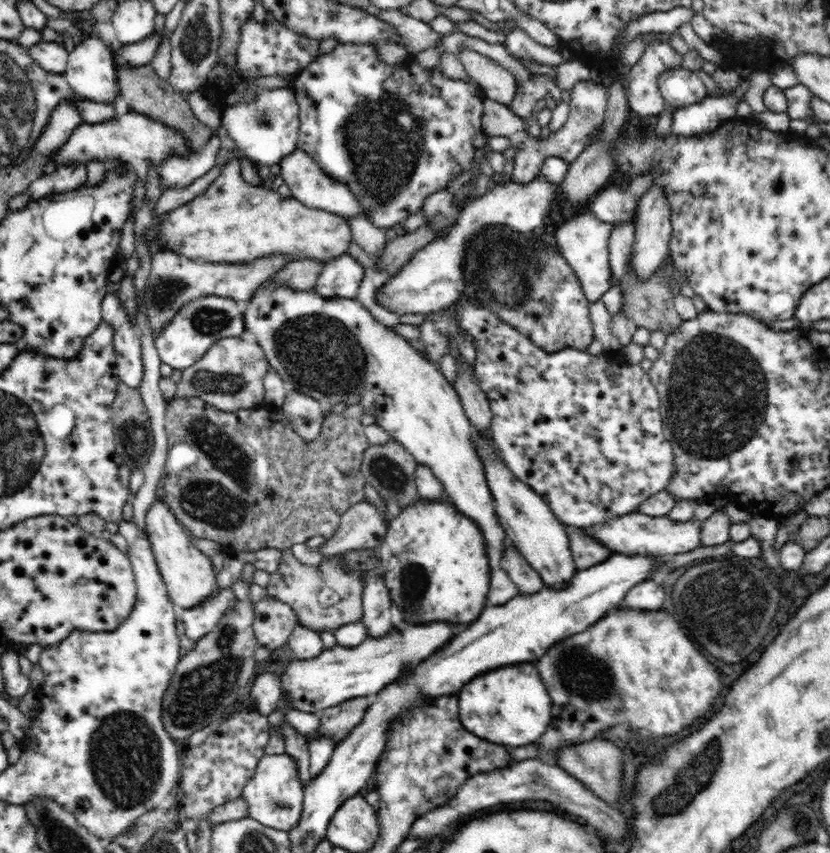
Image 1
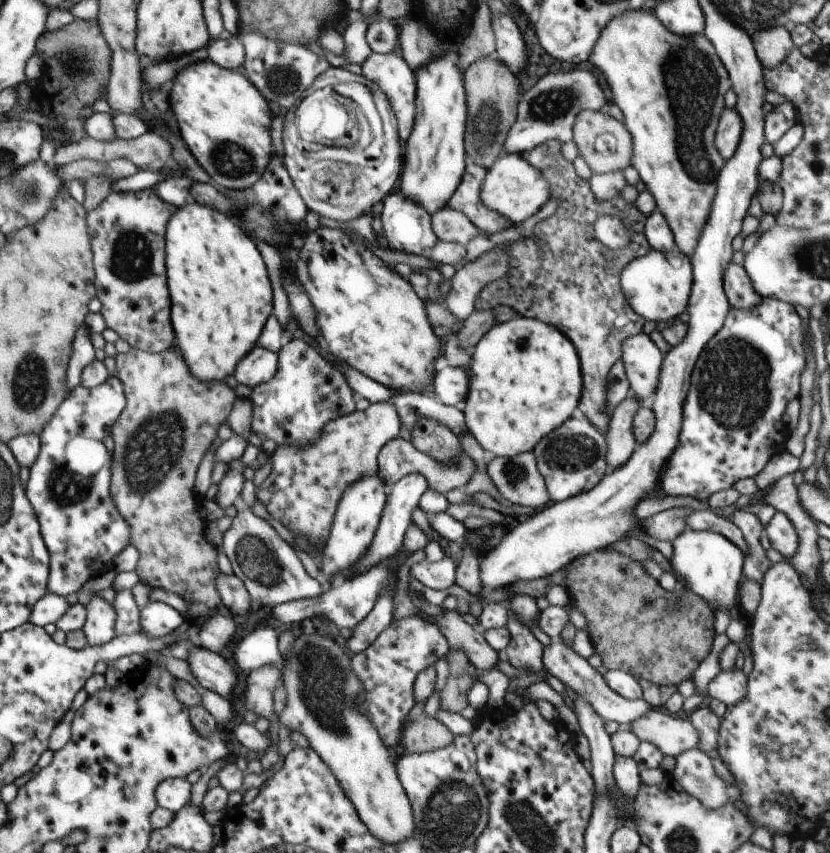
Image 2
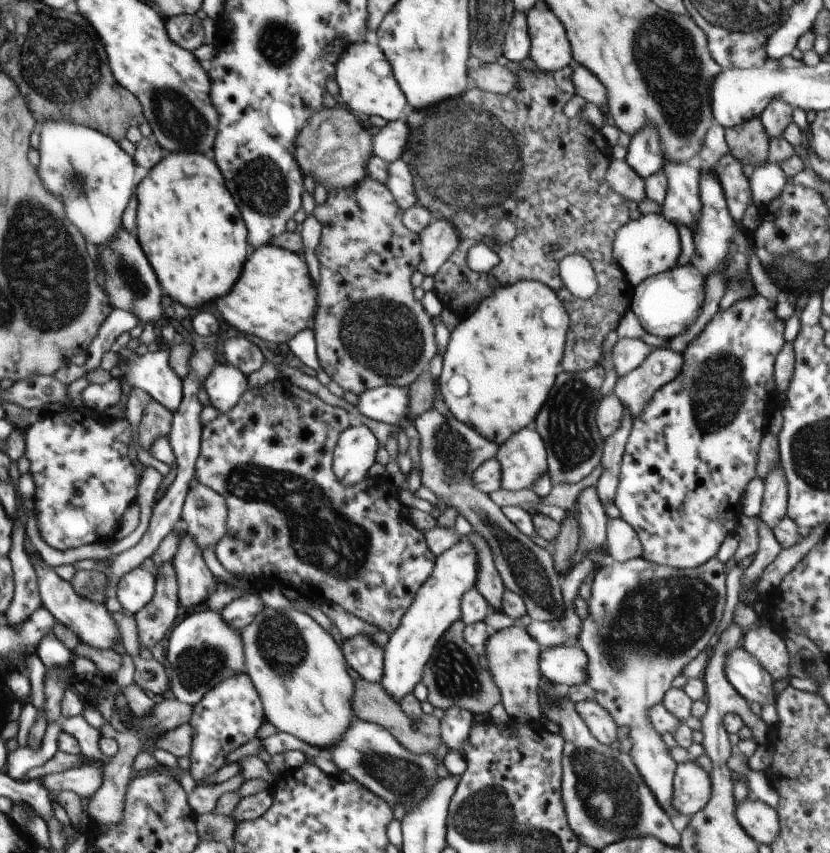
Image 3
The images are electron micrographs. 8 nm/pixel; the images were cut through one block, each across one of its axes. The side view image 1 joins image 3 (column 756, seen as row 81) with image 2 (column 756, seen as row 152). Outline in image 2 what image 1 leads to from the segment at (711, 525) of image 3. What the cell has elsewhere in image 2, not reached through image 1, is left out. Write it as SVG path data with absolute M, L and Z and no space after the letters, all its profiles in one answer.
M770 297L762 299L762 302L750 311L739 311L731 307L728 316L725 318L724 326L709 340L709 343L702 350L700 358L696 361L694 370L691 372L690 388L683 404L683 421L679 443L662 474L660 474L659 491L664 491L670 496L689 496L699 501L706 501L714 492L734 487L737 480L748 477L754 478L769 463L772 456L786 450L785 443L791 431L784 424L782 415L787 404L794 398L800 397L801 374L806 364L803 324L794 307L793 304Z

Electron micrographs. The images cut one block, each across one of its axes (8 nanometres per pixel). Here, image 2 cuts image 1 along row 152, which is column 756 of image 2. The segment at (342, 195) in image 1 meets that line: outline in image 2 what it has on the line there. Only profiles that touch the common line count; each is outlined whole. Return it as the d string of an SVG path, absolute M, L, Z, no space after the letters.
M733 262L726 267L723 287L728 302L739 311L750 311L764 299L755 291L746 269Z

